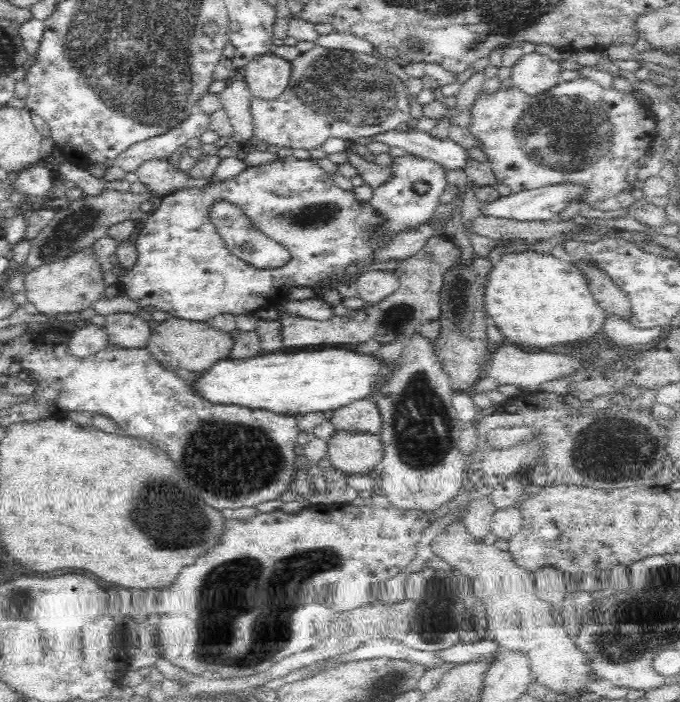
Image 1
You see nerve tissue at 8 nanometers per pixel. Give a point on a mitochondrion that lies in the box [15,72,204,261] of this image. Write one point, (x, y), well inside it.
(68, 233)

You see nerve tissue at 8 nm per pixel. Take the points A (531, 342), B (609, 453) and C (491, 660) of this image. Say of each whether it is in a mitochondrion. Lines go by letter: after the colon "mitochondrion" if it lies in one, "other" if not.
A: other
B: mitochondrion
C: other

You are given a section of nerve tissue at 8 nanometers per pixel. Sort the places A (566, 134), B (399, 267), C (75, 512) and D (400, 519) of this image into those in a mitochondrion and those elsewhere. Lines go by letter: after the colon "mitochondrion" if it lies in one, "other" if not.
A: mitochondrion
B: other
C: other
D: other

